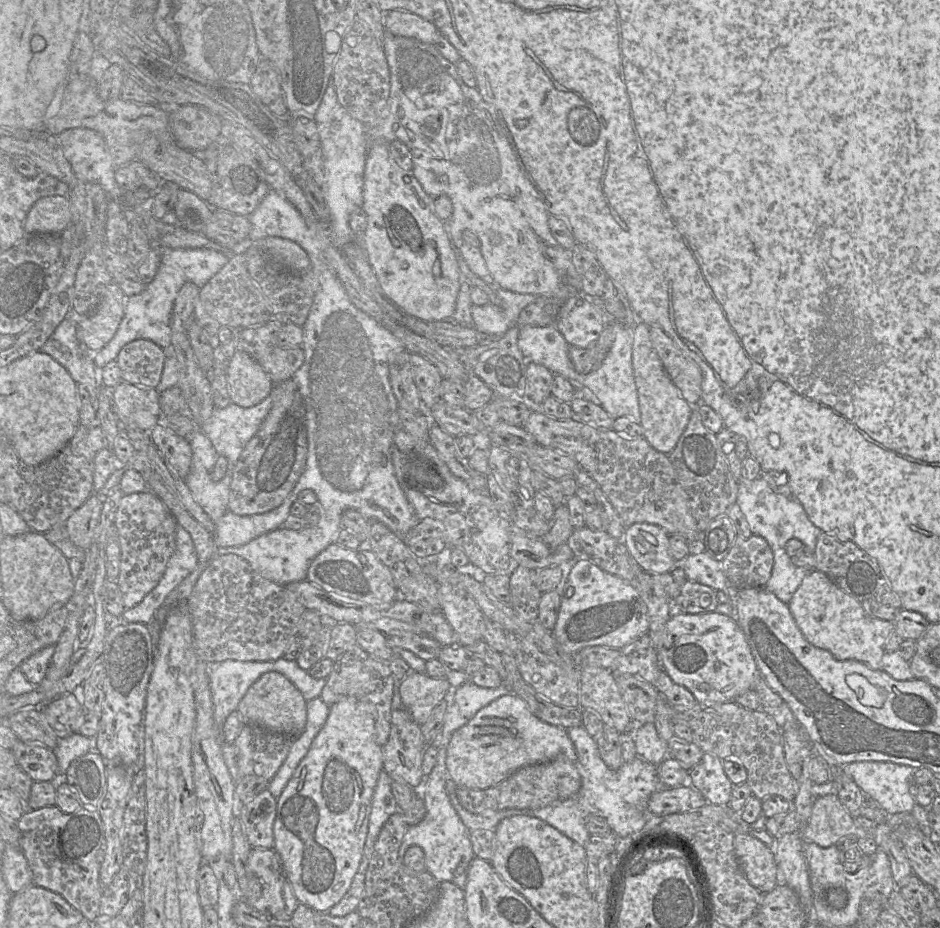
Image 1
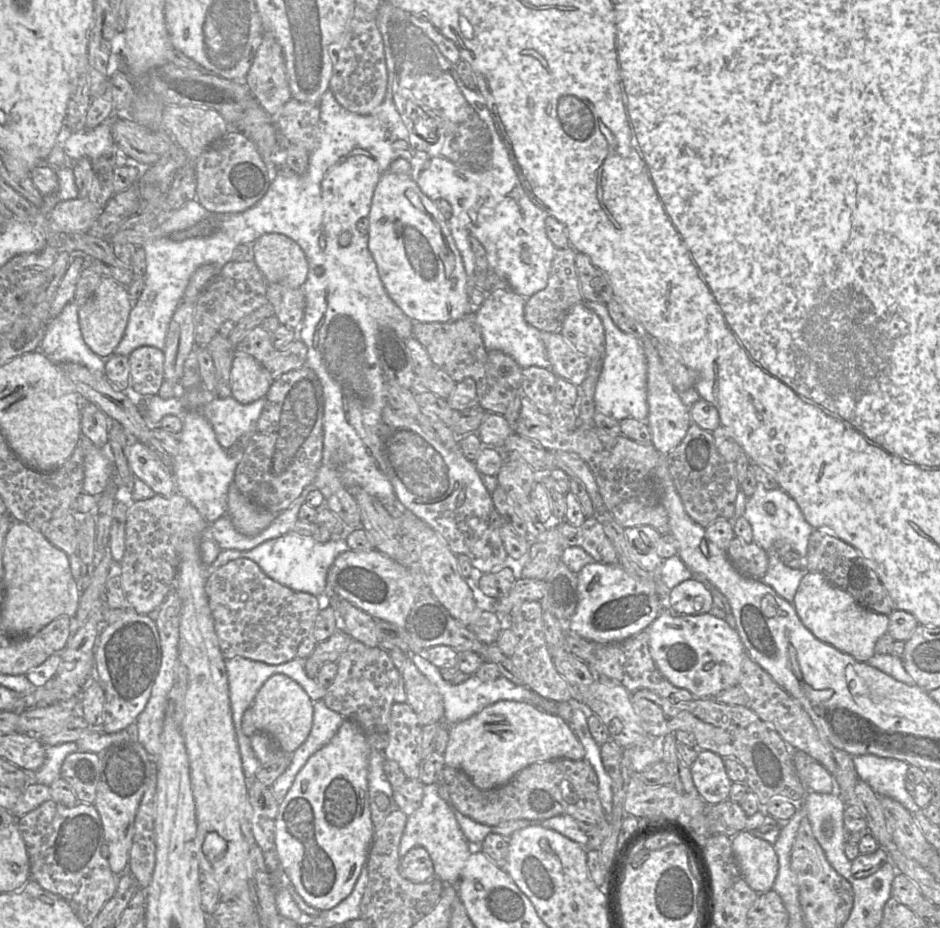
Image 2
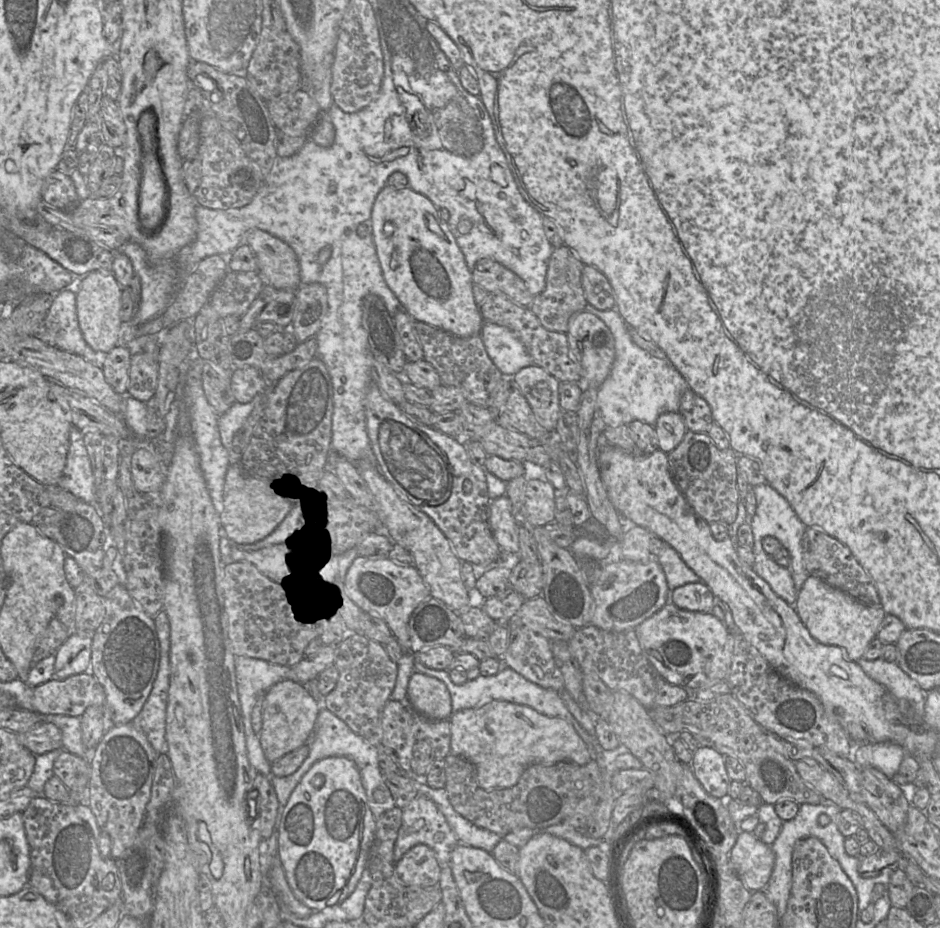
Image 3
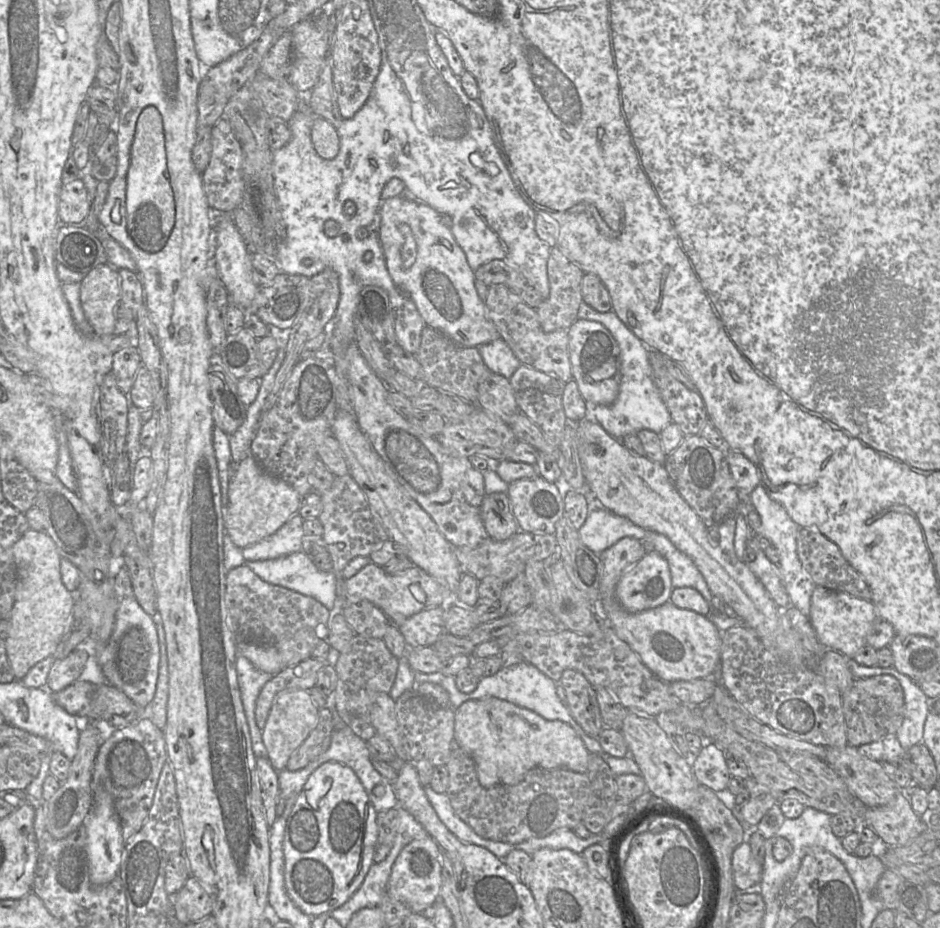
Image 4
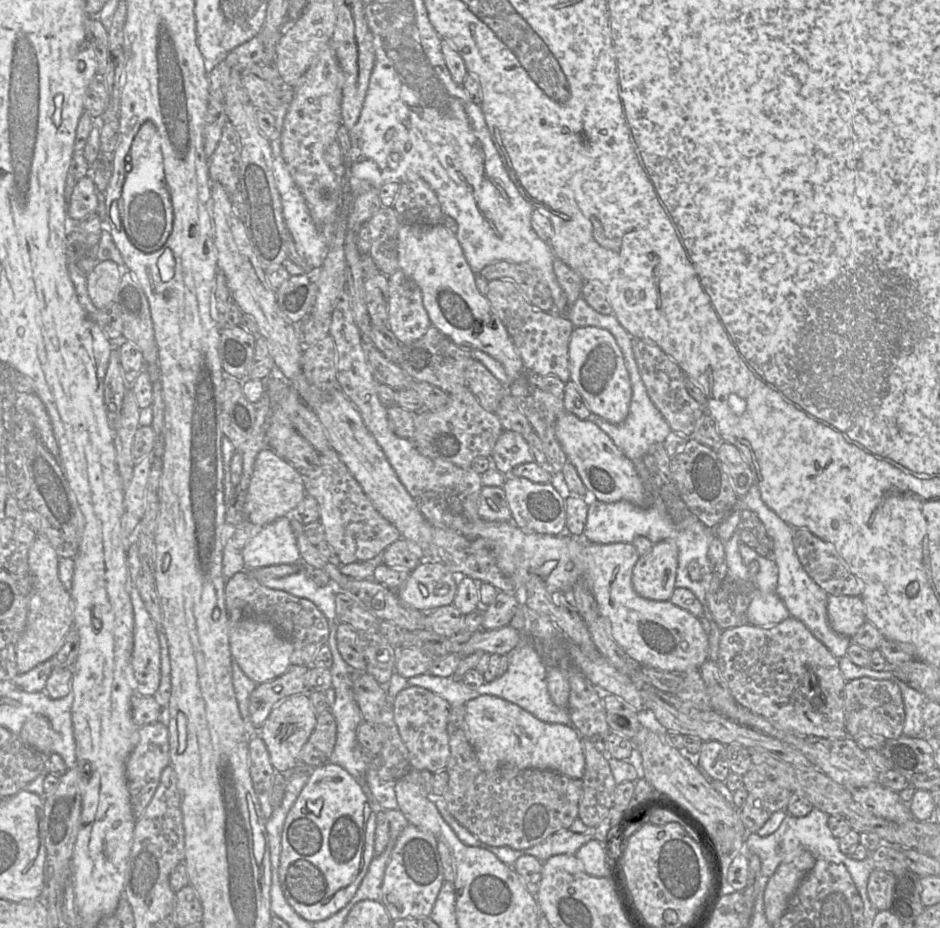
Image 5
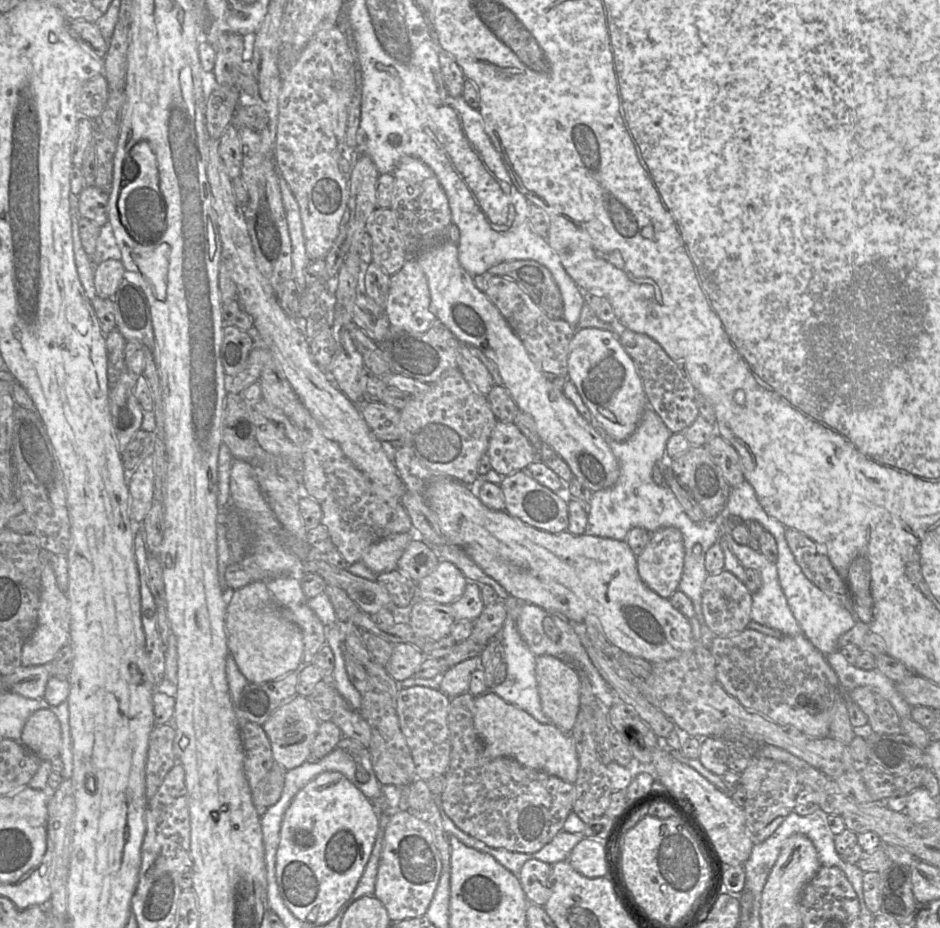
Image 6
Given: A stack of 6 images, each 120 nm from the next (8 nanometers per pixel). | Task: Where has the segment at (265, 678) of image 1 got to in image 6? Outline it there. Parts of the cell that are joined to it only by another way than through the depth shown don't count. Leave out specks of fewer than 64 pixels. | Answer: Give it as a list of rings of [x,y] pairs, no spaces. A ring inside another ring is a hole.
[[[295,695],[281,704],[262,725],[271,745],[274,762],[285,770],[296,768],[306,762],[311,756],[311,746],[318,732],[319,723],[307,698]]]

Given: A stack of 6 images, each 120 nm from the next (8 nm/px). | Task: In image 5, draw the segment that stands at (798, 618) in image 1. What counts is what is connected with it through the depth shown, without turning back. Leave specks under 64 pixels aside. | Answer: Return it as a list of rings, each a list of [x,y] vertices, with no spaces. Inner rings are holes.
[[[829,595],[827,615],[830,627],[850,638],[866,621],[865,605],[860,596]]]

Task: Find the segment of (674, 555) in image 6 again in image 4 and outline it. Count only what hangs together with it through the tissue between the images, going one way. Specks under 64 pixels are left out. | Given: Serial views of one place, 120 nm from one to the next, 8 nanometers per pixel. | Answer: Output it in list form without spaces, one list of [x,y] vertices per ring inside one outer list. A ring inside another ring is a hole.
[[[656,550],[630,566],[616,586],[616,597],[629,612],[637,613],[670,600],[671,573],[667,560]]]

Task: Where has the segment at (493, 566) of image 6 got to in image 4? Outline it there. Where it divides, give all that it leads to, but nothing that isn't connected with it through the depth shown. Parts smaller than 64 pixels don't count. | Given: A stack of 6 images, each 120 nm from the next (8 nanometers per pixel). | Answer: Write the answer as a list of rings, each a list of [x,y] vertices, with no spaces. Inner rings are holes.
[[[632,537],[621,538],[598,554],[603,564],[598,601],[601,613],[616,635],[664,682],[711,677],[721,661],[722,631],[708,616],[679,608],[670,600],[661,606],[637,613],[627,611],[618,601],[616,586],[622,574],[645,554],[641,541]]]

